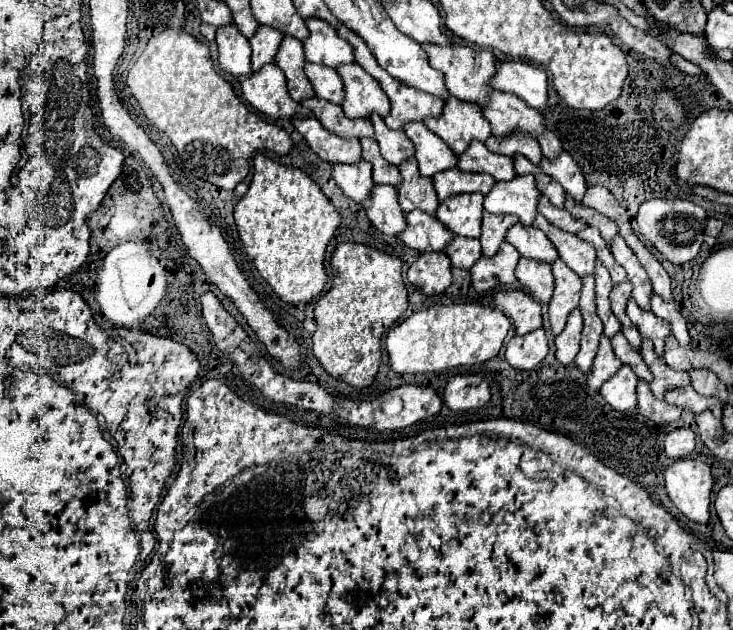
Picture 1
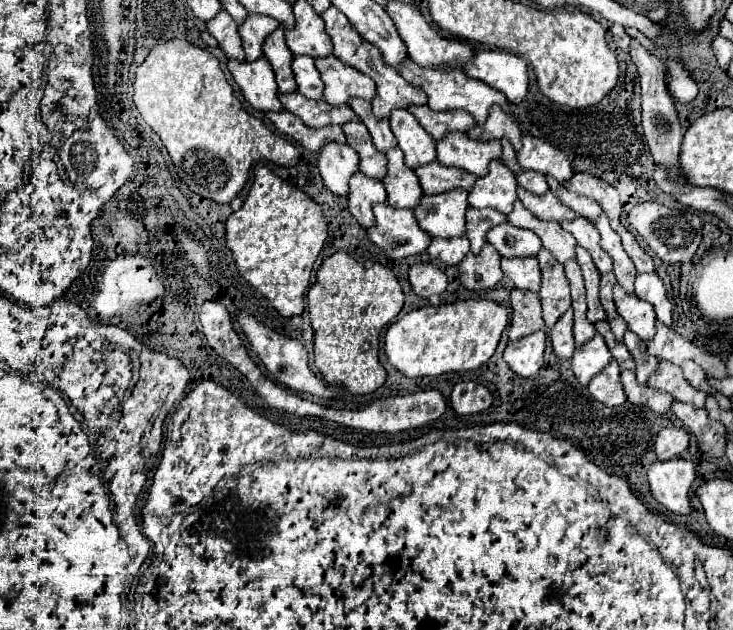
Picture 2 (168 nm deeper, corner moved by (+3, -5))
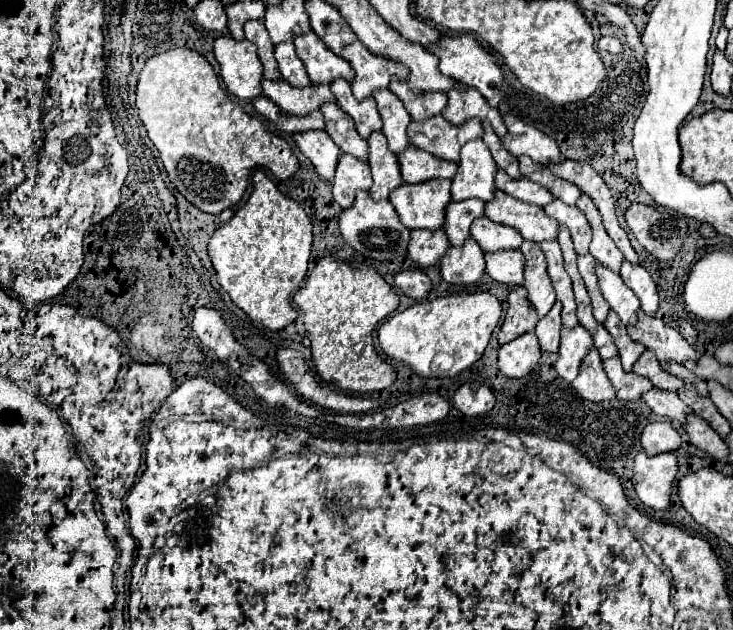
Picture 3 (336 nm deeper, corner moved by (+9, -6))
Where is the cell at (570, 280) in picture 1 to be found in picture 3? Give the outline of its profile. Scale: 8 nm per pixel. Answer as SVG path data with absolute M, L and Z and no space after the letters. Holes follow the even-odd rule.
M523 241L521 253L525 255L525 281L527 297L537 309L539 317L545 317L547 311L555 303L555 293L551 287L551 279L547 275L547 265L541 247L535 241Z

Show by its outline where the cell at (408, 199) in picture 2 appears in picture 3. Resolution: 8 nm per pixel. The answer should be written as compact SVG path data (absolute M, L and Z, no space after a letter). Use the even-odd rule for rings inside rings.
M381 131L371 133L367 137L367 143L369 143L367 163L371 167L371 177L373 177L373 185L369 189L369 195L375 201L387 199L389 193L401 185L401 173L399 173L397 157L393 153L389 153L385 135Z

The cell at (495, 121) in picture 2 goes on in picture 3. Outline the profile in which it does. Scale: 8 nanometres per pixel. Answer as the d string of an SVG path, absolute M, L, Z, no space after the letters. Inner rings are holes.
M457 87L453 89L453 93L447 93L449 101L445 107L443 117L453 123L453 125L461 125L467 119L479 117L479 119L487 119L493 127L493 131L501 137L507 133L501 113L495 107L489 107L485 97L481 97L481 93L477 93L477 89L473 87Z

